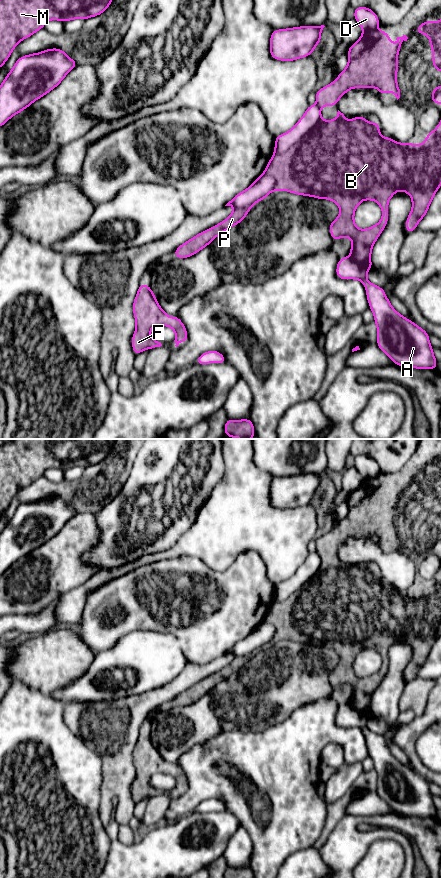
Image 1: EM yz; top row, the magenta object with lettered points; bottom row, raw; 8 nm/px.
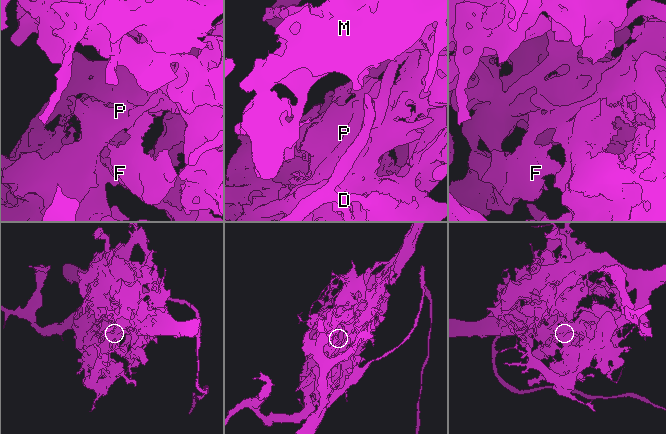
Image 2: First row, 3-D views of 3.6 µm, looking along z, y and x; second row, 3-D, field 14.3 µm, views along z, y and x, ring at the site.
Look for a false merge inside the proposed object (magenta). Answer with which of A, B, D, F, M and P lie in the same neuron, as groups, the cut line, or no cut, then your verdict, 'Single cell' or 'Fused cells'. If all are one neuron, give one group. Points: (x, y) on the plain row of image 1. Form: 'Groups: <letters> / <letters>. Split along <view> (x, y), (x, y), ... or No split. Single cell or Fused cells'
Groups: A D / B F M P. Split along yz (320, 567), (307, 582), (286, 599), (274, 602). Fused cells

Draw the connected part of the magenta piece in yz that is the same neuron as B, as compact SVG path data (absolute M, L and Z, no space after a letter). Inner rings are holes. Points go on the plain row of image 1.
M339 558L334 569L320 568L315 576L287 600L274 602L263 622L275 628L274 639L282 636L289 641L334 649L340 657L339 664L330 671L332 688L350 685L350 707L367 718L373 716L371 700L374 691L384 678L389 667L390 646L403 638L412 646L412 659L406 668L406 680L417 677L417 672L426 663L428 656L441 634L441 569L425 585L425 591L398 591L379 582L379 570L368 570L365 564L347 569ZM363 648L376 649L381 658L381 668L367 677L358 677L354 670L356 656Z

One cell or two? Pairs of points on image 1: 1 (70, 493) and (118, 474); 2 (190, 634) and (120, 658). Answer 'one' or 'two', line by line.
1: one
2: two

